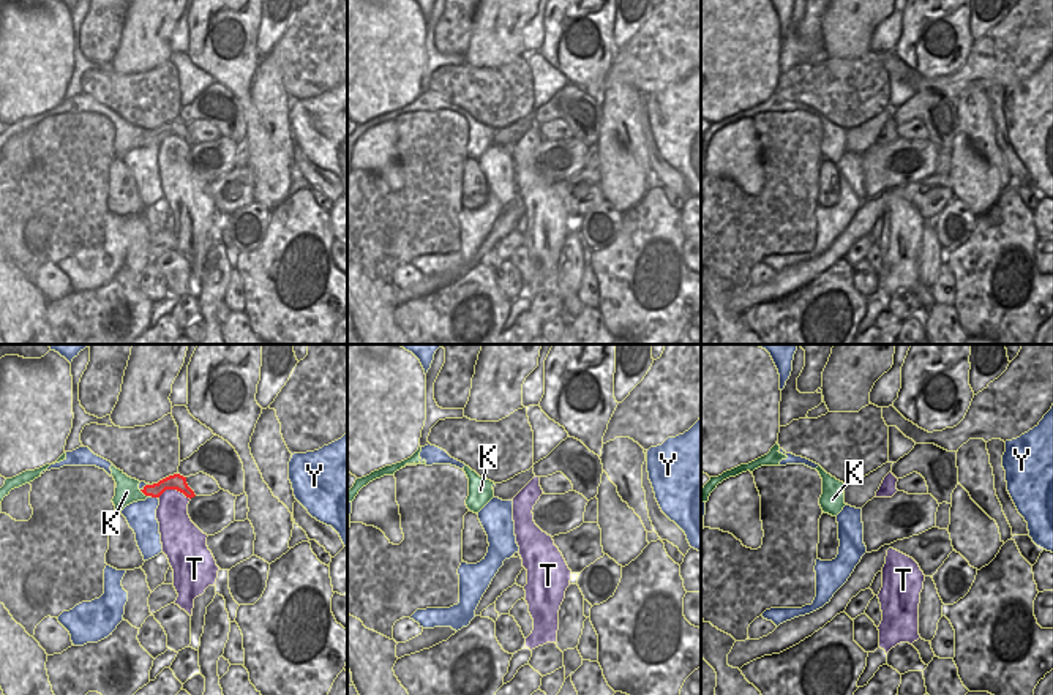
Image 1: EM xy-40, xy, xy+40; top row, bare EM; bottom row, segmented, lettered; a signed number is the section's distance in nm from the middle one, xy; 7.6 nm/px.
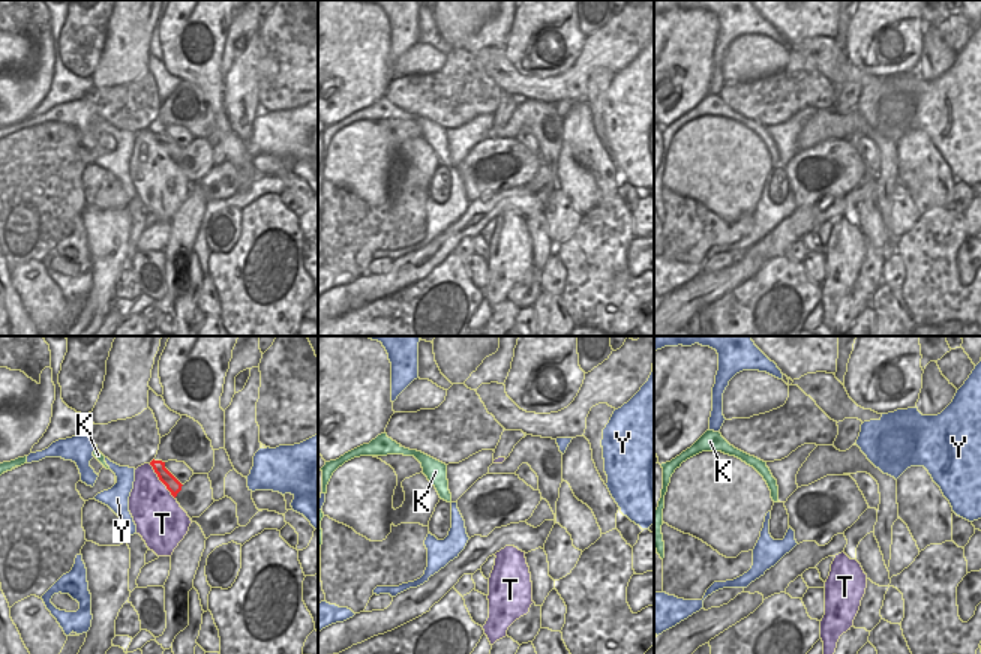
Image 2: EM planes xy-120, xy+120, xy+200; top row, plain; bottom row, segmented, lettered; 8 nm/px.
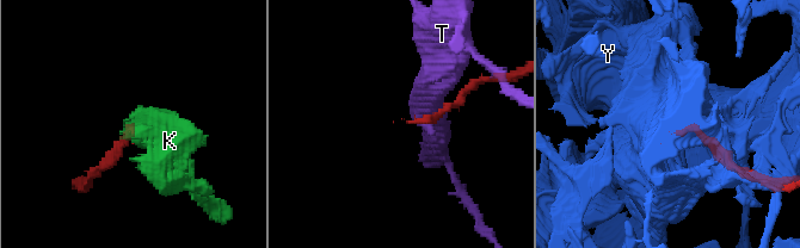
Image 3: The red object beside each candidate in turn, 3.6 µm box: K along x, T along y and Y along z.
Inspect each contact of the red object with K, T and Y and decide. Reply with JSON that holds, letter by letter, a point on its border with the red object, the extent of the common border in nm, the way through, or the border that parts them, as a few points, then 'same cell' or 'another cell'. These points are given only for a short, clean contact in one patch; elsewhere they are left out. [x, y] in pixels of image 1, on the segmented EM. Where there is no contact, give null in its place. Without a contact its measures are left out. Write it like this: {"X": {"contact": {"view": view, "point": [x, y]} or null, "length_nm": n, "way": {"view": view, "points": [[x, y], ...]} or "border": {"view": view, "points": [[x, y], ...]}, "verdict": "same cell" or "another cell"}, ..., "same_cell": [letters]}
{"K": {"contact": {"view": "xy-40", "point": [146, 495]}, "length_nm": 120, "verdict": "another cell"}, "T": {"contact": {"view": "xy-40", "point": [174, 488]}, "length_nm": 260, "verdict": "another cell"}, "Y": {"contact": {"view": "xy-40", "point": [155, 496]}, "length_nm": 50, "verdict": "another cell"}, "same_cell": []}

